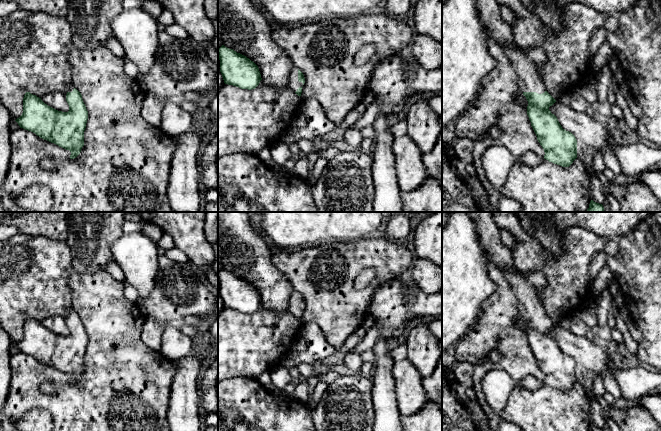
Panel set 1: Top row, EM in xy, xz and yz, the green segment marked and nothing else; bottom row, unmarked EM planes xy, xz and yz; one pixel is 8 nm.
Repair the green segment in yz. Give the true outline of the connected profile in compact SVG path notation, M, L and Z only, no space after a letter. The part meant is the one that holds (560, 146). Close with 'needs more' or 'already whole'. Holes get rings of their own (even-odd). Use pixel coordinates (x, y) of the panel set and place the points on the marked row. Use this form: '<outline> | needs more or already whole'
M474 1L491 37L503 46L518 75L521 92L528 101L527 115L544 149L544 159L569 167L577 158L577 140L571 132L562 128L557 117L549 110L556 100L546 91L535 66L515 43L513 28L502 19L498 2Z | needs more

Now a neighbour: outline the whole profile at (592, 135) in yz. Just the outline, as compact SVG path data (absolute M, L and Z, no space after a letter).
M556 101L549 107L549 110L557 117L562 128L575 136L577 140L577 157L585 163L588 172L591 174L592 156L597 151L603 152L611 144L609 140L610 129L600 119L592 118L586 112L575 111L560 101Z

